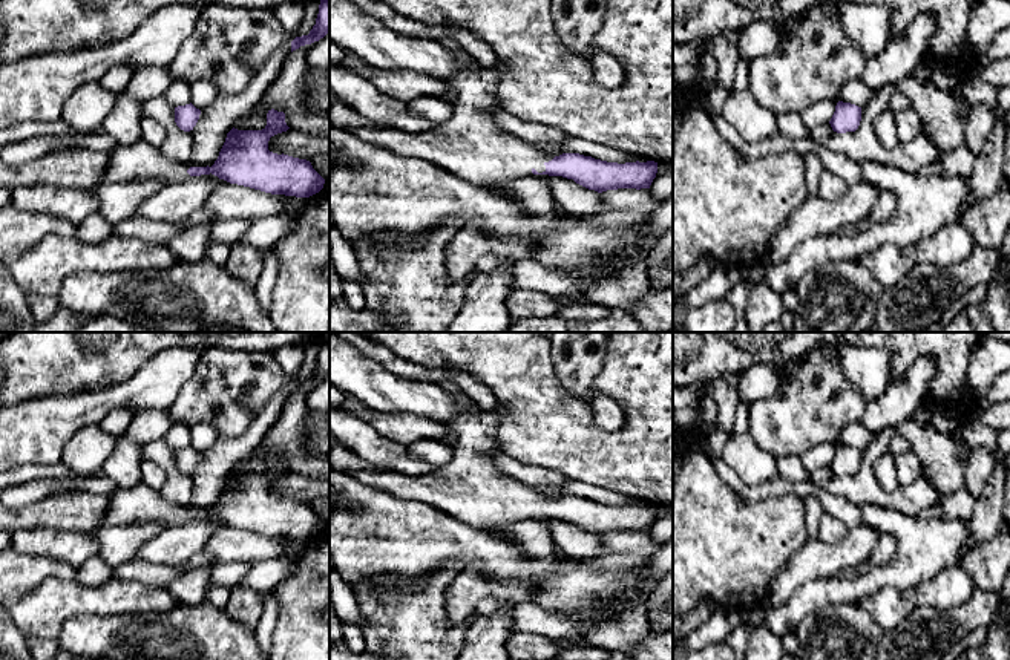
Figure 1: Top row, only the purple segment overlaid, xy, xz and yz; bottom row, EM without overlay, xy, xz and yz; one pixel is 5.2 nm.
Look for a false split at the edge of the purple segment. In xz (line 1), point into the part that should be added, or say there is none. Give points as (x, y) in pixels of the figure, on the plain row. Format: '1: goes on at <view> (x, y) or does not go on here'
1: goes on at xz (471, 489)

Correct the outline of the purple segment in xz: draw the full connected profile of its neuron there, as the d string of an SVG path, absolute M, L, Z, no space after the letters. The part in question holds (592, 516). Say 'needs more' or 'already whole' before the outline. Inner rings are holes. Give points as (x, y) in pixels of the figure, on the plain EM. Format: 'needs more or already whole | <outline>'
needs more | M503 406L484 412L463 410L452 421L452 429L458 433L457 456L452 462L437 469L428 476L406 476L395 470L362 469L351 476L360 484L382 490L397 499L415 501L431 505L451 518L475 530L504 527L533 518L562 519L598 536L618 531L650 531L657 516L657 505L607 505L579 496L562 496L549 499L539 496L533 487L503 473L494 464L492 453L500 450L497 443L497 427L501 420Z

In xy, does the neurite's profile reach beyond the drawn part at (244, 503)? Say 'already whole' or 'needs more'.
needs more

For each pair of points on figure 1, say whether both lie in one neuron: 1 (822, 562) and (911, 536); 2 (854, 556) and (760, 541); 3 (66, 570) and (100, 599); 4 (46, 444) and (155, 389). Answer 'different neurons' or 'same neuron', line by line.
1: different neurons
2: different neurons
3: different neurons
4: same neuron

